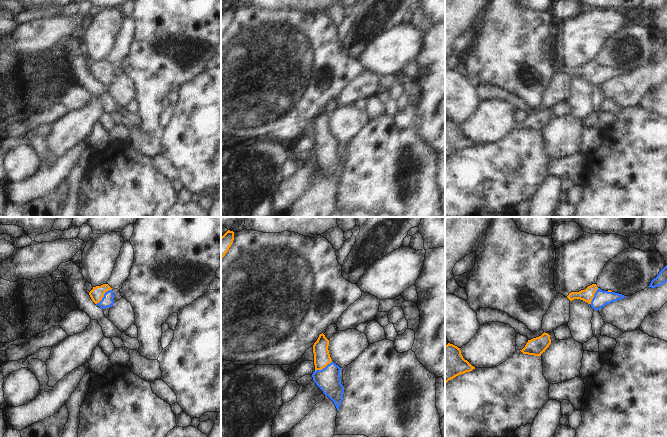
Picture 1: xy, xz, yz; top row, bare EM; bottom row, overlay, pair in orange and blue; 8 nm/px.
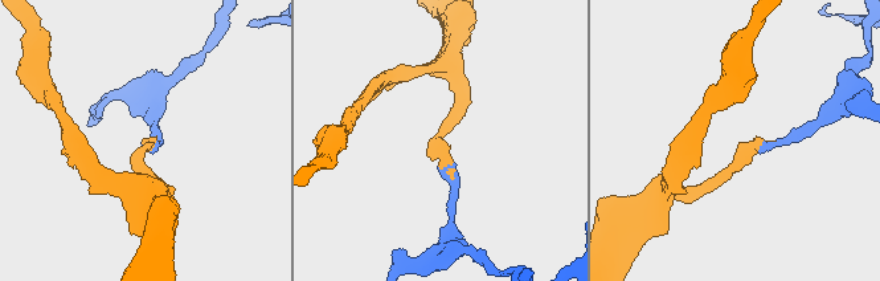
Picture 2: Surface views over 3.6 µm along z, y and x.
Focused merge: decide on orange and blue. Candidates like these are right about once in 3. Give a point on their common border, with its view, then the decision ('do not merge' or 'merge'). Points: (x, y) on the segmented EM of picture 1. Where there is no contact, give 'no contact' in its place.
xy (103, 296) | merge

